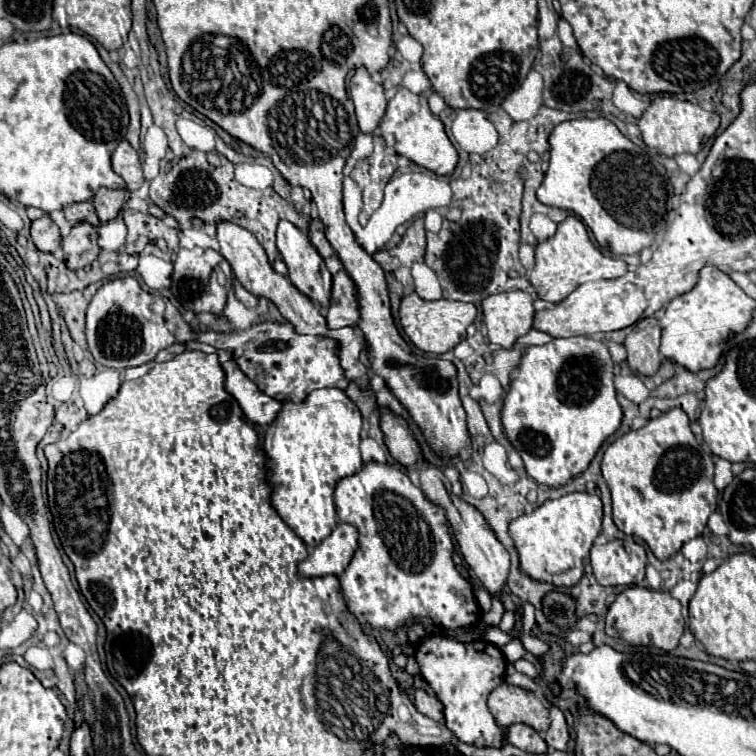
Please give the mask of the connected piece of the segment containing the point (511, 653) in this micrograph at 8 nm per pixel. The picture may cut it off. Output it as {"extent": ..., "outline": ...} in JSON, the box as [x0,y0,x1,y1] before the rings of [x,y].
{"extent":[501,636,525,664],"outline":[[[513,636],[513,638],[511,638],[511,642],[507,642],[507,644],[501,648],[501,652],[503,652],[503,654],[505,654],[505,658],[509,660],[509,664],[513,664],[513,662],[515,662],[515,660],[519,660],[519,658],[523,658],[525,648],[523,648],[523,644],[521,644],[521,638]]]}

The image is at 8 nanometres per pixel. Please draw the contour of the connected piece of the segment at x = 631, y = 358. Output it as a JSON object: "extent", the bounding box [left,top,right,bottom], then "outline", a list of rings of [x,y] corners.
{"extent":[623,318,661,376],"outline":[[[643,318],[631,326],[623,346],[627,350],[627,364],[633,372],[651,376],[661,364],[659,356],[661,328],[657,318]]]}

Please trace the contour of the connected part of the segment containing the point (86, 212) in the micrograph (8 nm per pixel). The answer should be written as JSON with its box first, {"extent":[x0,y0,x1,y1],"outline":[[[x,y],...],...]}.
{"extent":[63,202,95,224],"outline":[[[77,202],[77,204],[69,204],[63,208],[63,214],[67,218],[69,224],[77,224],[77,222],[85,222],[91,214],[95,212],[93,202]]]}

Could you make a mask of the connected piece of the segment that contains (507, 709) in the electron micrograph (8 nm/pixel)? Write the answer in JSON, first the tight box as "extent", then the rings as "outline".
{"extent":[489,684,549,732],"outline":[[[501,684],[489,696],[489,710],[501,728],[523,722],[537,732],[549,728],[549,710],[539,702],[533,692],[527,692],[519,686]]]}

